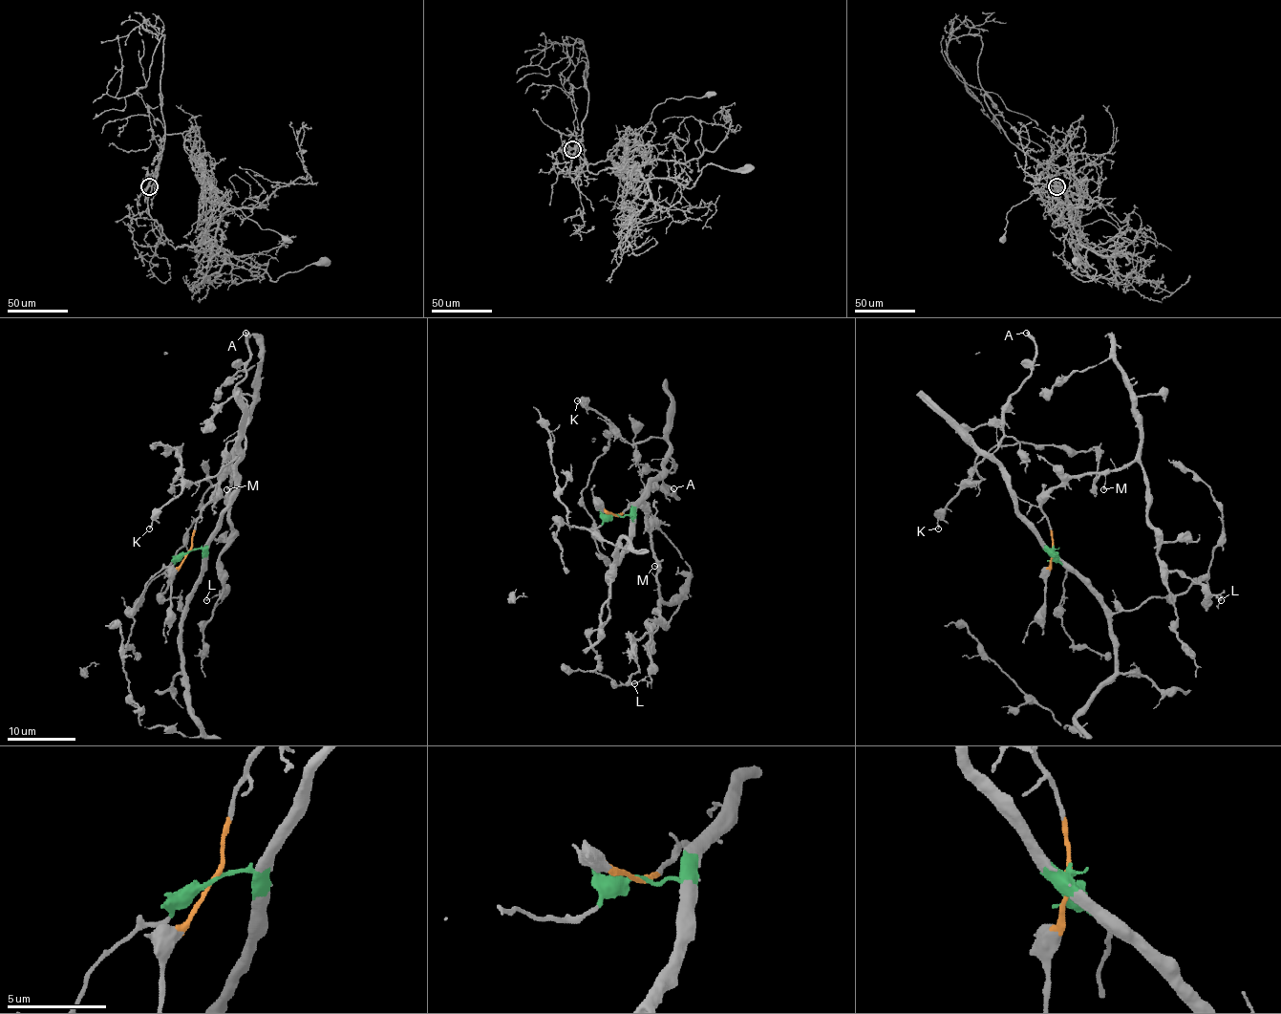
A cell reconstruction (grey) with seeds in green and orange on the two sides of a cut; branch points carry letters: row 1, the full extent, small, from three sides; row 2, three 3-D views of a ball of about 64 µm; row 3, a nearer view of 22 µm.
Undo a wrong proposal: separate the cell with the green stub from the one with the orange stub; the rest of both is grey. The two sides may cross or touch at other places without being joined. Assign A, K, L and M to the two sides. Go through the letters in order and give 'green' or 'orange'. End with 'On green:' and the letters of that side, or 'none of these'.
A: green
K: green
L: orange
M: orange
On green: A, K

